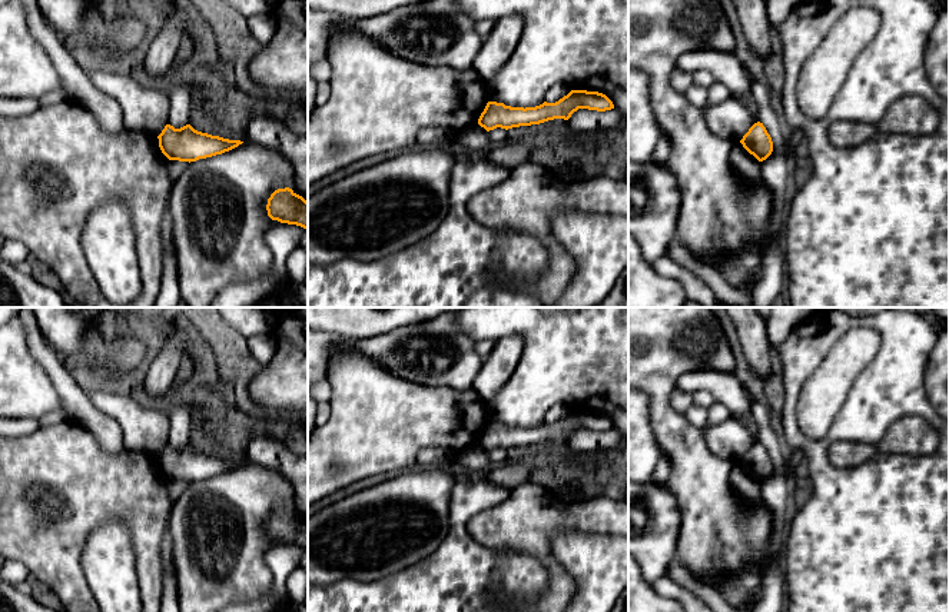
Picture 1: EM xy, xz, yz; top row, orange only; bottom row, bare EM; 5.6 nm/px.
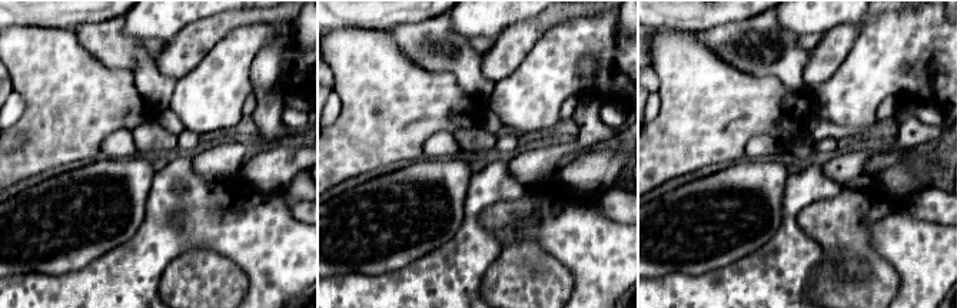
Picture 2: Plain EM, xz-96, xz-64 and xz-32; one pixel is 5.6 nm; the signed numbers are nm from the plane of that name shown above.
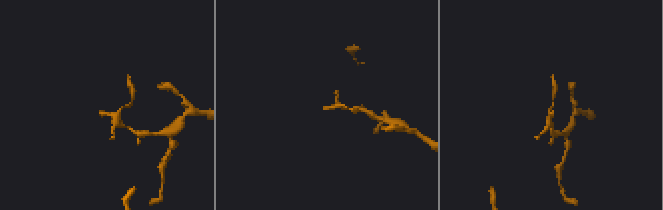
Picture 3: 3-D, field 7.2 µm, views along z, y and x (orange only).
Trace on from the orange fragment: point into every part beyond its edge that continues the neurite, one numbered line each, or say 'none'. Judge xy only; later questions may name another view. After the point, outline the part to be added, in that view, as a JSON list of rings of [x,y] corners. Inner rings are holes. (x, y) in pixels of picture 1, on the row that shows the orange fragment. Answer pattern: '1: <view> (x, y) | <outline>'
none

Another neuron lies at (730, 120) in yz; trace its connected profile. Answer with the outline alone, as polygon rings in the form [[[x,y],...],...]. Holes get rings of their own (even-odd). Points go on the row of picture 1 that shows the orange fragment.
[[[734,96],[716,106],[706,106],[701,110],[711,133],[730,143],[740,142],[754,124],[747,107]]]

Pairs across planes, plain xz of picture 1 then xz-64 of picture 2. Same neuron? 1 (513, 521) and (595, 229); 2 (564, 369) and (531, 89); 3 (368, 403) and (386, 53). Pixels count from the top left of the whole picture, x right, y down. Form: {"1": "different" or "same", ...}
{"1": "different", "2": "same", "3": "same"}

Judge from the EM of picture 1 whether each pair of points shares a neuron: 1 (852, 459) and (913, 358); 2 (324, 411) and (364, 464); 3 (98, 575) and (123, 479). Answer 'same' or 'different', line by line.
1: different
2: different
3: different

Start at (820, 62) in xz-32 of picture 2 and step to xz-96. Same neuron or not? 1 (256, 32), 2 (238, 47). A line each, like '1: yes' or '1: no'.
1: no
2: no

